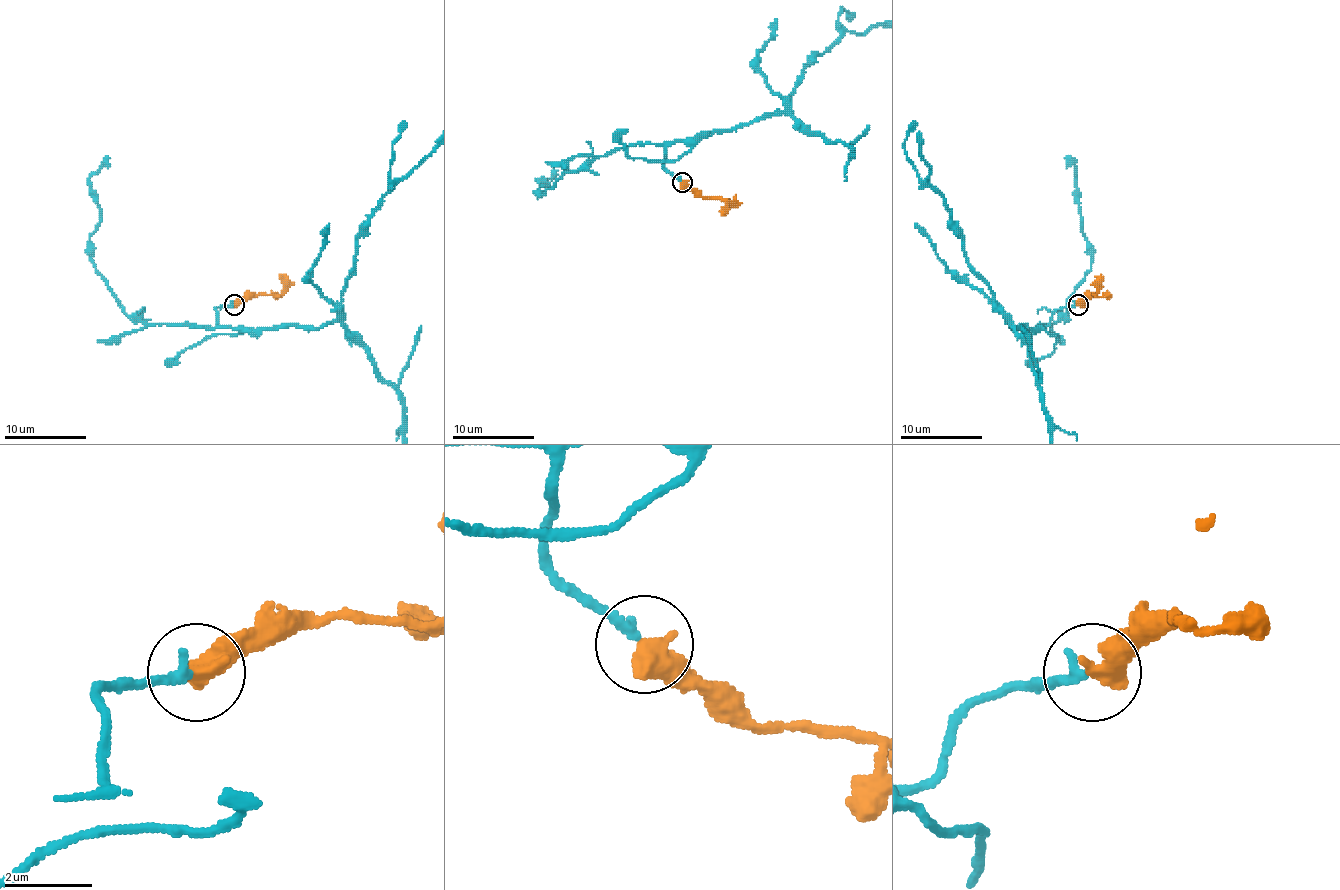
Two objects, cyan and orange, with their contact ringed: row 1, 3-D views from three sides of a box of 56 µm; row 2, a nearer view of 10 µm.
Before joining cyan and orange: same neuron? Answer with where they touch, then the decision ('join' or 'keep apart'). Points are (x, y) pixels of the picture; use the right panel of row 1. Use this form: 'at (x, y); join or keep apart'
at (1078, 304); join

